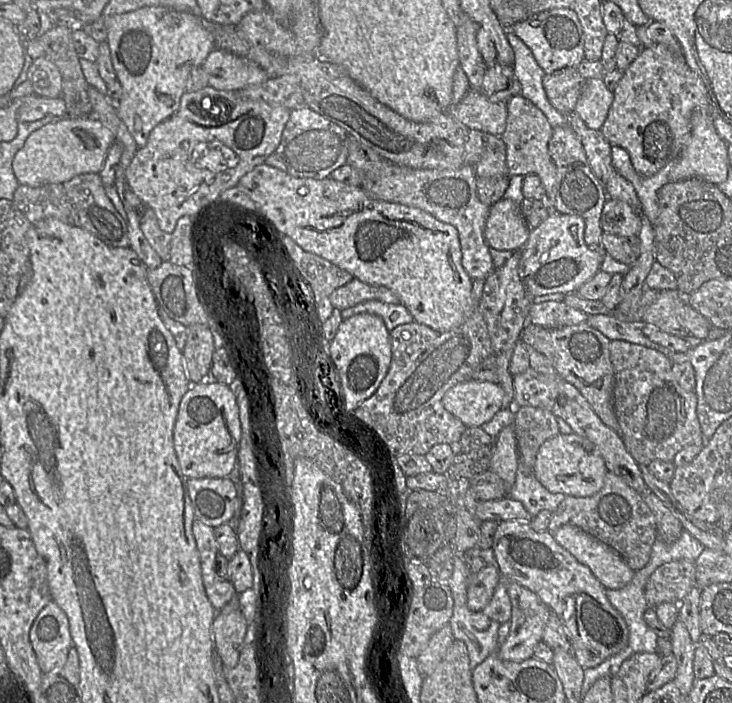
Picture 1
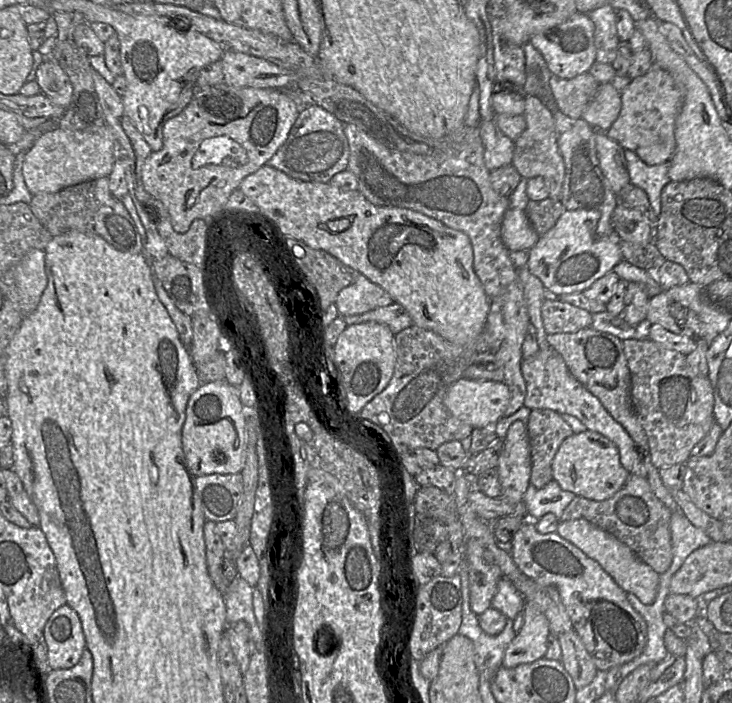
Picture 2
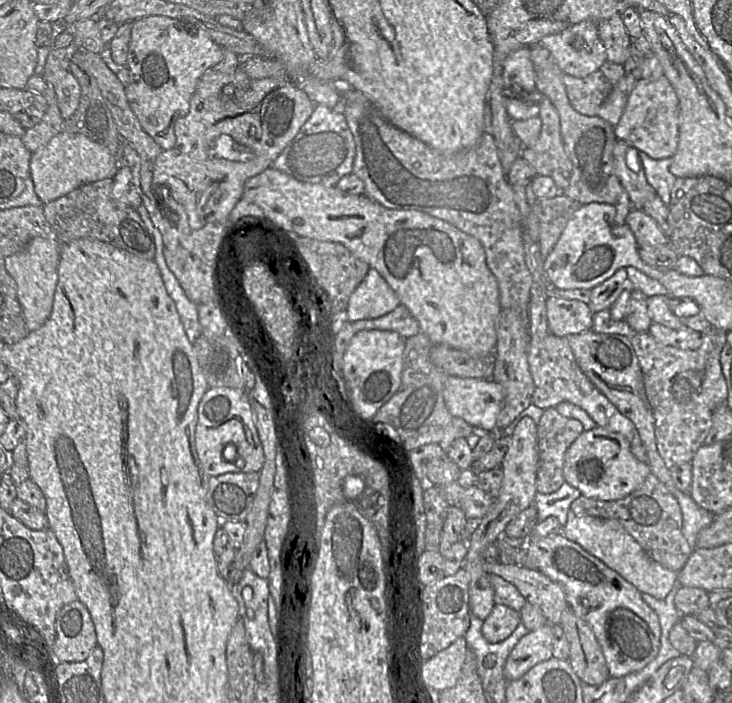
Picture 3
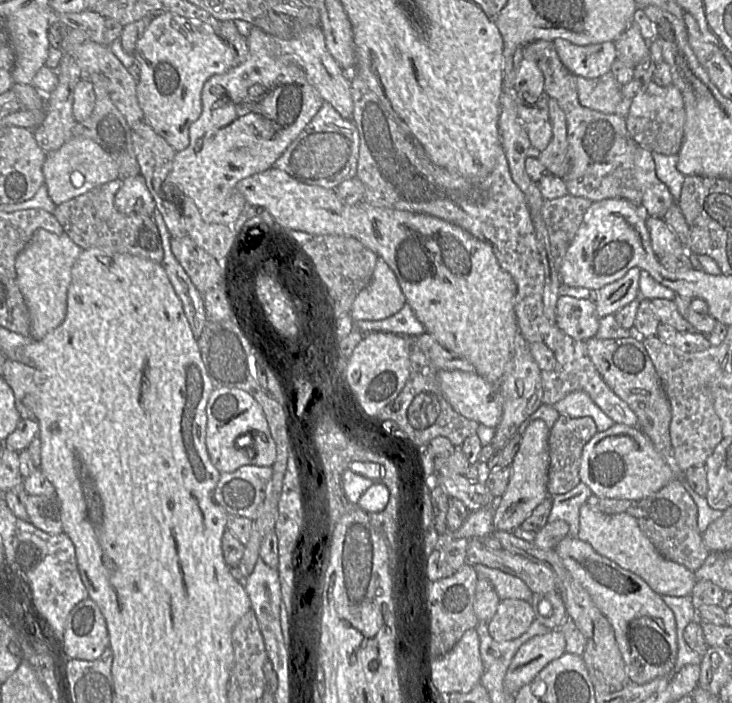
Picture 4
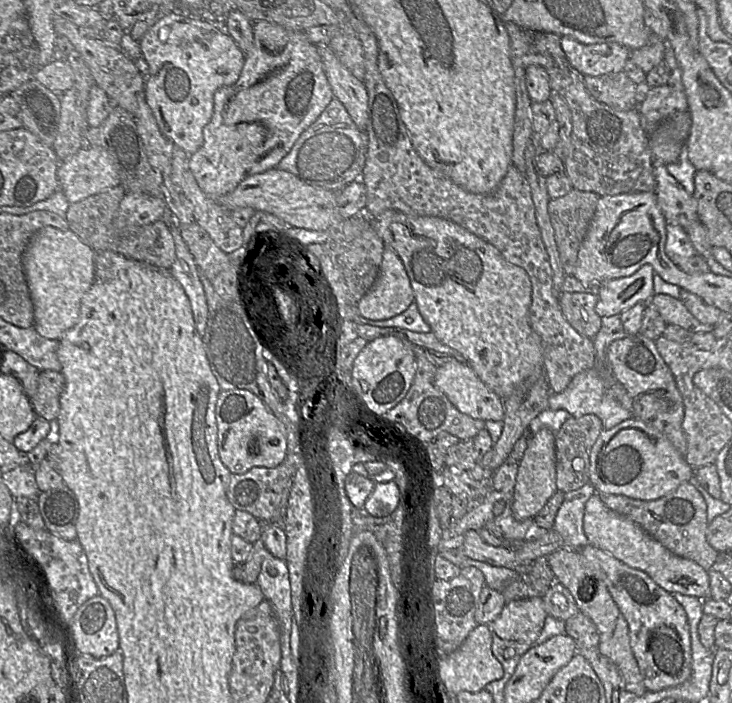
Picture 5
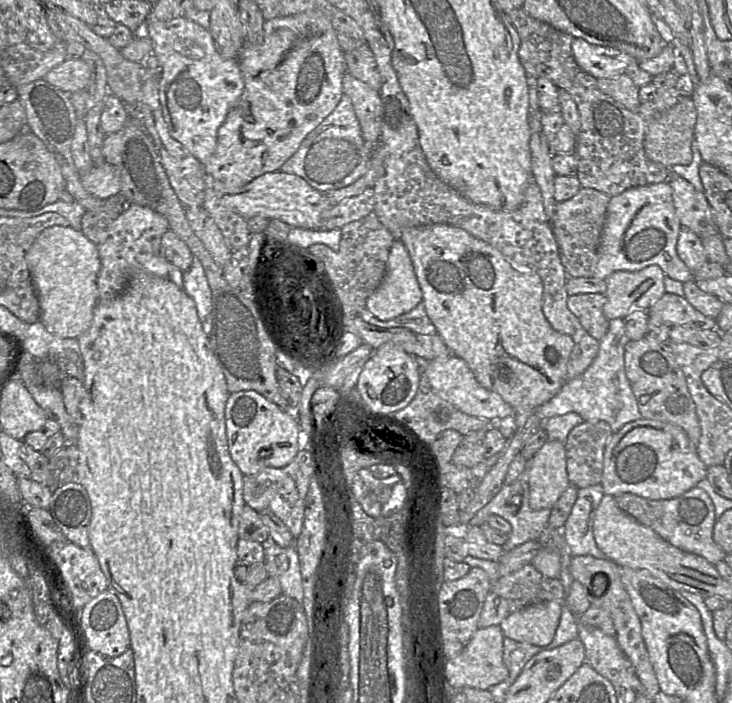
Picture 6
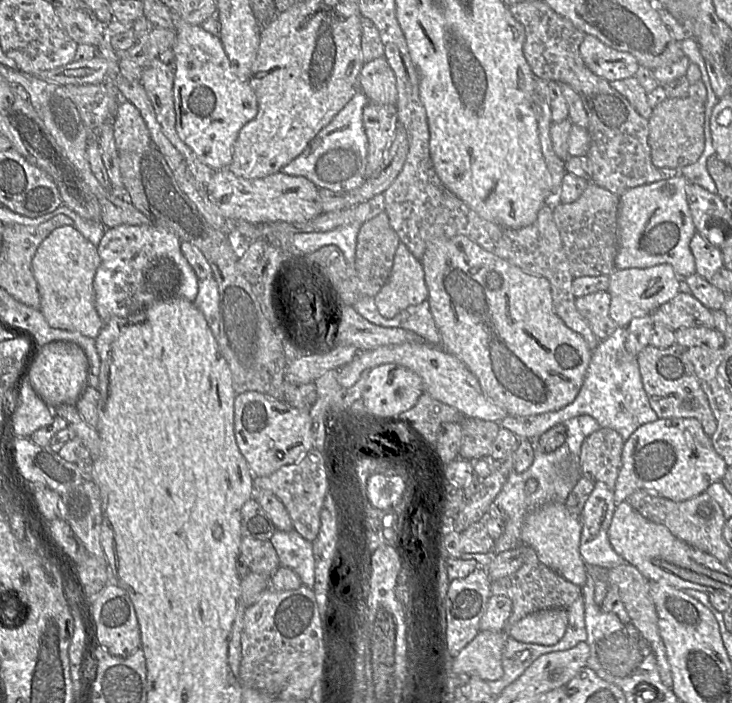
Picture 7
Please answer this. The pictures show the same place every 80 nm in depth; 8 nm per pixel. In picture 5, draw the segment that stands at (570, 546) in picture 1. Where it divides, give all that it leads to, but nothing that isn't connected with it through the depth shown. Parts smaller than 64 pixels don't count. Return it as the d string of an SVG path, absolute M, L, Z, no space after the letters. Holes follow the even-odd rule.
M598 494L593 495L585 504L583 528L590 545L632 568L644 571L667 592L703 600L708 598L710 577L707 570L690 559L673 554L632 519L610 510Z

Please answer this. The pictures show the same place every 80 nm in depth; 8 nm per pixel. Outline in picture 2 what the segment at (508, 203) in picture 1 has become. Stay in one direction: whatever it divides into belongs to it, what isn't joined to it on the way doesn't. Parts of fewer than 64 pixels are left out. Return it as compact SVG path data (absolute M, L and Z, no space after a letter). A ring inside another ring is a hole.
M510 206L501 223L501 239L507 249L510 252L528 251L537 243L539 237L525 212Z

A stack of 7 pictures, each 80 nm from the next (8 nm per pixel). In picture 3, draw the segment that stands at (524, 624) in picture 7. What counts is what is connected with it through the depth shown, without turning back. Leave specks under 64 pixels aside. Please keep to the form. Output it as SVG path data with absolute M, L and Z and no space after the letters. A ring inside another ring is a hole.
M495 604L491 613L483 621L482 634L488 642L499 643L511 636L520 623L520 611Z

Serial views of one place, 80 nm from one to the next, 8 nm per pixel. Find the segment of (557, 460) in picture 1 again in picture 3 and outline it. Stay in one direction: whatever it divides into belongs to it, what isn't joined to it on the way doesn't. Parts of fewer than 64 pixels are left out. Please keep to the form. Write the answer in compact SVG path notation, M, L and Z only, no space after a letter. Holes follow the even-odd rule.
M596 427L584 431L569 447L564 458L563 474L566 483L578 489L583 496L614 501L638 489L652 473L648 463L634 456L631 444L623 435Z

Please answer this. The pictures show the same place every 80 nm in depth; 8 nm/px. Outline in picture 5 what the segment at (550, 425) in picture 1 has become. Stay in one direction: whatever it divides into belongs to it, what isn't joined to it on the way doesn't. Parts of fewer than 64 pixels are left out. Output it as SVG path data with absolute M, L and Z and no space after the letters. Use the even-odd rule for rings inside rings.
M595 415L571 417L564 422L554 434L556 452L556 486L560 492L568 493L578 490L590 483L590 452L597 438L603 431L601 420Z

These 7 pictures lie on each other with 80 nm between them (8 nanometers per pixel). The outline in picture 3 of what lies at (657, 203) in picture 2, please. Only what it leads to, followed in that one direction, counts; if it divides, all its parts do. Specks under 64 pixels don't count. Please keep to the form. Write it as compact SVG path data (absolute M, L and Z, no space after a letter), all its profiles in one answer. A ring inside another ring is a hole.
M643 152L639 155L648 183L655 189L658 197L668 205L671 189L677 180L669 170L671 157L653 159Z

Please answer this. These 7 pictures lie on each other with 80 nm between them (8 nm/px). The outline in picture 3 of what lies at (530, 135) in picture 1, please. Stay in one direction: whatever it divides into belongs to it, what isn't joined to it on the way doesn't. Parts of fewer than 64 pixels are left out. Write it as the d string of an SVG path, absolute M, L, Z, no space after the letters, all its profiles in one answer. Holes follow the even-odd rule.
M546 97L538 105L542 123L540 135L534 144L523 147L520 157L532 165L537 175L551 177L562 193L568 185L572 164L561 138L559 114Z

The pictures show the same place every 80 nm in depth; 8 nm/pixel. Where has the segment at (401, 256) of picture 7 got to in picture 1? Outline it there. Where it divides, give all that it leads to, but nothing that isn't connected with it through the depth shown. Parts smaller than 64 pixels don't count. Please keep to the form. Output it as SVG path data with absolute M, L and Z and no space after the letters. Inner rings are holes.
M357 278L334 290L328 298L333 307L340 311L368 300L379 300L387 304L400 303L397 295L390 289L372 286Z

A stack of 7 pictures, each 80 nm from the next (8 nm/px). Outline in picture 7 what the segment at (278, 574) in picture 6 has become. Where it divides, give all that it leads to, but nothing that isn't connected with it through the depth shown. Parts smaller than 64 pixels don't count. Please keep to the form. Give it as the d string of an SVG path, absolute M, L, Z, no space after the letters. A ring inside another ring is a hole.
M294 529L276 531L270 539L279 557L280 566L292 569L304 586L313 588L315 558L312 541L303 538Z

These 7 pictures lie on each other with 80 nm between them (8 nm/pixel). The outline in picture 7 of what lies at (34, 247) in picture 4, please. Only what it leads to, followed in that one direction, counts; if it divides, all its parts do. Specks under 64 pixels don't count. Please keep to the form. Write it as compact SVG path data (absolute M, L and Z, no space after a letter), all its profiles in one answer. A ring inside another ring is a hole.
M74 226L56 228L40 244L32 261L32 269L40 292L40 310L51 327L97 338L104 325L95 306L94 292L94 279L100 264L98 246L86 239Z

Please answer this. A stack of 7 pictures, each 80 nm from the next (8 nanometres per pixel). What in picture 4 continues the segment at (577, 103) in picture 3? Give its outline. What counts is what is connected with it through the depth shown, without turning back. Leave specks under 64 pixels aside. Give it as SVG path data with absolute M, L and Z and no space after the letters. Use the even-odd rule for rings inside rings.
M610 72L598 78L577 76L576 86L580 104L601 113L615 113L624 98L622 85Z

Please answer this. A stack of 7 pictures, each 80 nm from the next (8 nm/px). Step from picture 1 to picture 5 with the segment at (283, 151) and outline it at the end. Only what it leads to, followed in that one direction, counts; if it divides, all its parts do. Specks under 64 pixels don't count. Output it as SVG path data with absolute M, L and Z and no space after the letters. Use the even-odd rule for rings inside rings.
M336 98L327 105L319 117L300 135L290 152L277 168L288 171L305 183L330 191L340 191L349 183L360 180L366 161L367 143L363 131L351 119L344 105Z

